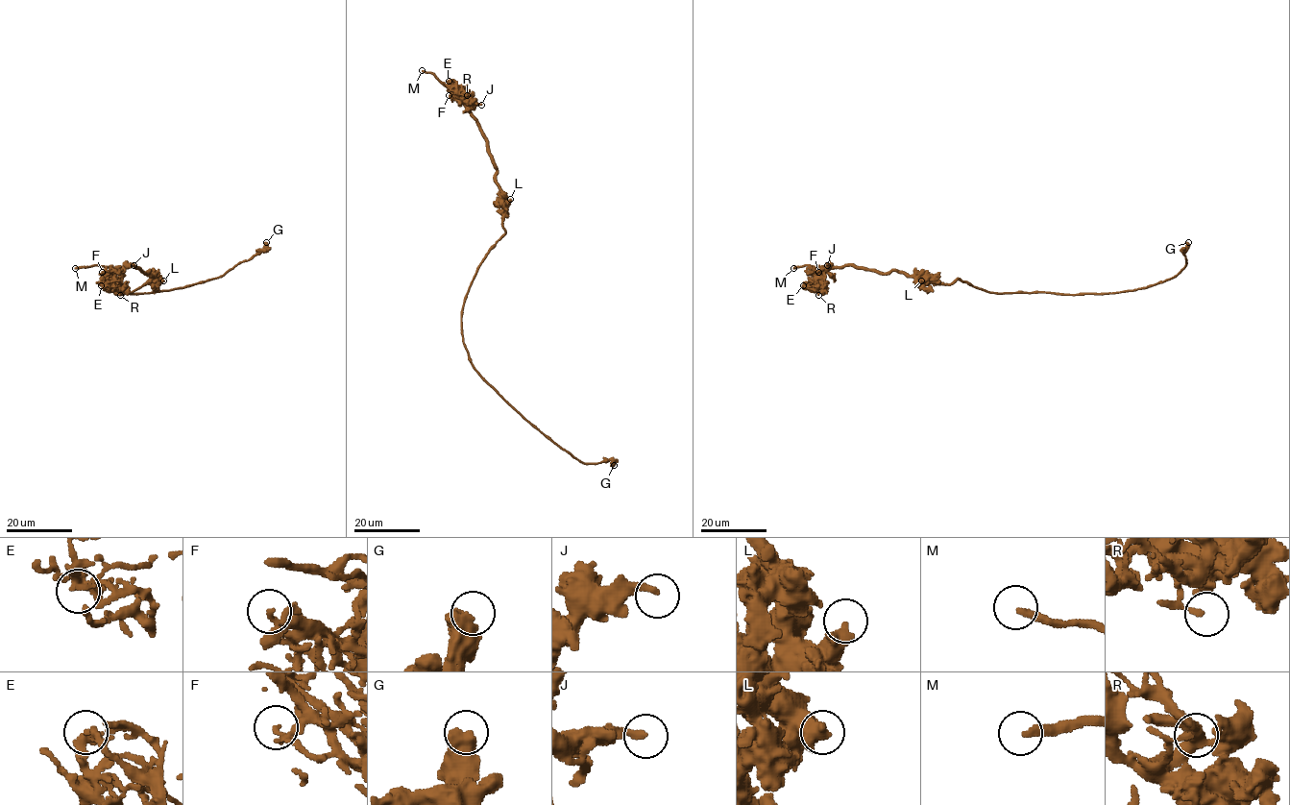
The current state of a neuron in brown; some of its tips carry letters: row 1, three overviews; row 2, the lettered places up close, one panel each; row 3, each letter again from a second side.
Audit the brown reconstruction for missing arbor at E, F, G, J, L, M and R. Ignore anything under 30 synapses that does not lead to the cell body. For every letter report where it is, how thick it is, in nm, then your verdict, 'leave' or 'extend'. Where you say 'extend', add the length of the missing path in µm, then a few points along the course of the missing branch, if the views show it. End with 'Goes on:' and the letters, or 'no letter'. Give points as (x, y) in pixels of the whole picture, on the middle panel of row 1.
E: at (449, 81); 140 nm thick; leave
F: at (449, 95); 180 nm thick; leave
G: at (614, 465); 700 nm thick; leave
J: at (481, 105); 240 nm thick; leave
L: at (510, 199); 440 nm thick; leave
M: at (422, 70); 260 nm thick; extend; about 70 µm are missing; missing branch runs (422, 70), (403, 71), (425, 59), (477, 47), (475, 41), (486, 34), (482, 21), (484, 13)
R: at (467, 95); 100 nm thick; leave
Goes on: M

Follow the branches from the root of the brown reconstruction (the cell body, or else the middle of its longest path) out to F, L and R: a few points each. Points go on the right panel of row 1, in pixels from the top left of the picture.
F: (1012, 292), (988, 292), (958, 279), (933, 283), (919, 275), (854, 265), (830, 266), (821, 276), (818, 272)
L: (1012, 292), (988, 292), (958, 279), (950, 283), (933, 283), (929, 279), (921, 280)
R: (1012, 292), (988, 292), (958, 279), (938, 283), (919, 275), (841, 265), (826, 271), (818, 295)

